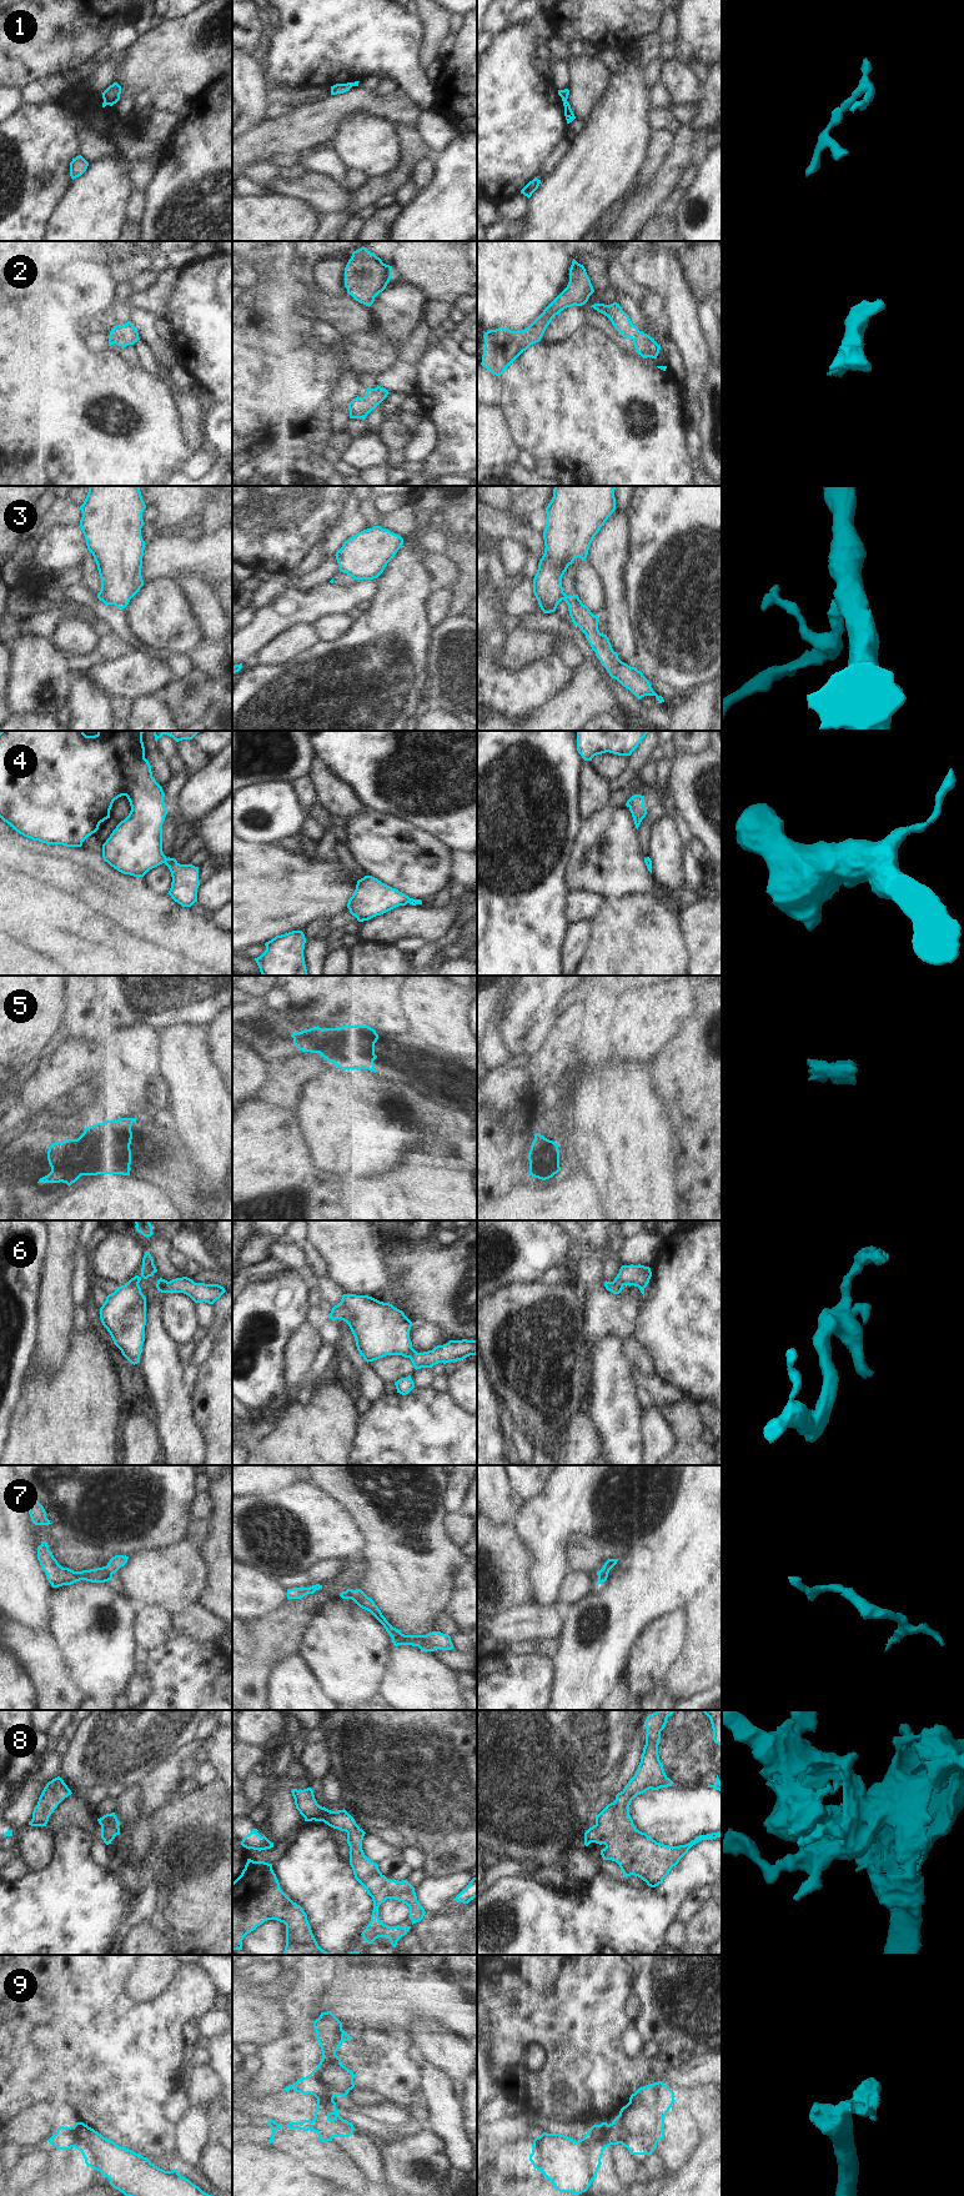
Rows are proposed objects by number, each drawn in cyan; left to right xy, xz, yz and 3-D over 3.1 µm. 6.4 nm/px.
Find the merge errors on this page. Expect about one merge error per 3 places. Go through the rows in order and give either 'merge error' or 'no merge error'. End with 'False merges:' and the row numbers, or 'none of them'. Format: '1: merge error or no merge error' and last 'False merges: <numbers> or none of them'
1: merge error
2: no merge error
3: merge error
4: no merge error
5: no merge error
6: no merge error
7: no merge error
8: no merge error
9: merge error
False merges: 1, 3, 9

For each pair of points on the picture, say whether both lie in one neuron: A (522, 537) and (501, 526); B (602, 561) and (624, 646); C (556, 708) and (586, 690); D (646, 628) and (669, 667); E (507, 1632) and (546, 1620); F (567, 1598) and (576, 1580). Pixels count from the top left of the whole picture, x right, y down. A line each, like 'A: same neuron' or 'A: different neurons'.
A: same neuron
B: same neuron
C: same neuron
D: same neuron
E: same neuron
F: same neuron

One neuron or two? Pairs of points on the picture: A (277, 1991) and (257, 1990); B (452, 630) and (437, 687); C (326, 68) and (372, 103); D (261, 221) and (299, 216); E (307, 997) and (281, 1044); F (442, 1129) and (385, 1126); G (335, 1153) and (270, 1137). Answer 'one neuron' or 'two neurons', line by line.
A: one neuron
B: one neuron
C: two neurons
D: one neuron
E: two neurons
F: one neuron
G: two neurons

